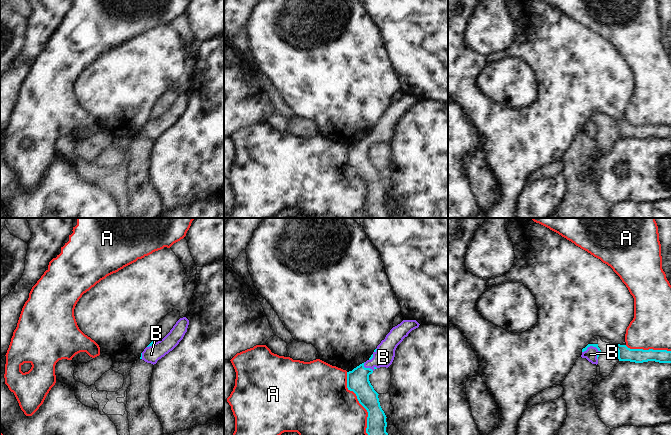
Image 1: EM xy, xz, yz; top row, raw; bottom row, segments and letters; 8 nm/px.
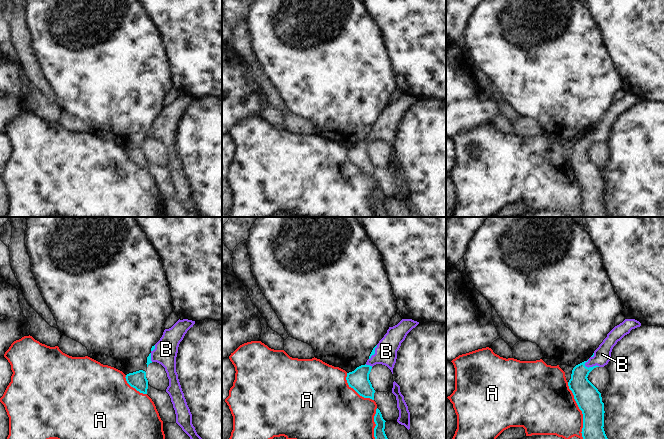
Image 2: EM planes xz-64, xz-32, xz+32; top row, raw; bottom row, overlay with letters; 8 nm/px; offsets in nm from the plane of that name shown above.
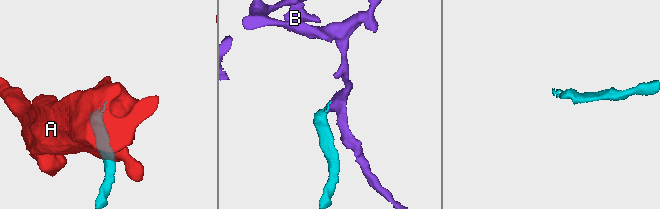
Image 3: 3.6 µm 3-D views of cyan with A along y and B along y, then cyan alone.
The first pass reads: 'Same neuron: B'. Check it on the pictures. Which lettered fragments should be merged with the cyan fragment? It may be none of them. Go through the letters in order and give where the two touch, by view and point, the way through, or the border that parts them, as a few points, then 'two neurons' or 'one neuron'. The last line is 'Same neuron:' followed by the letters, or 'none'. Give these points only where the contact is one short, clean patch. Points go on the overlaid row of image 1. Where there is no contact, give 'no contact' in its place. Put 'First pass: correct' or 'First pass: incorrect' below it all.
A: contact xz (359, 402); two neurons
B: contact yz (591, 345); way yz (594, 345), (591, 345), (590, 354); one neuron
Same neuron: B
First pass: correct

